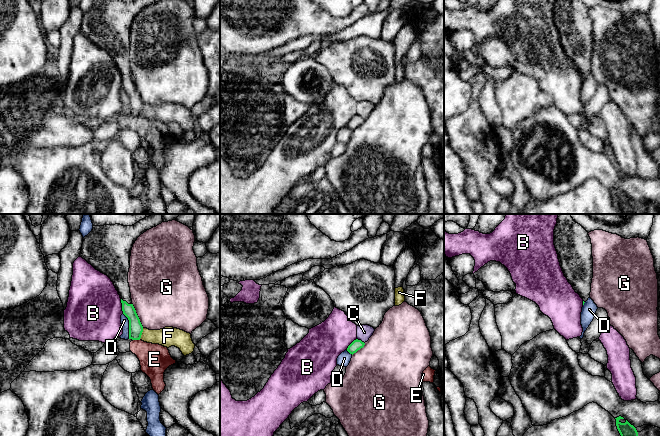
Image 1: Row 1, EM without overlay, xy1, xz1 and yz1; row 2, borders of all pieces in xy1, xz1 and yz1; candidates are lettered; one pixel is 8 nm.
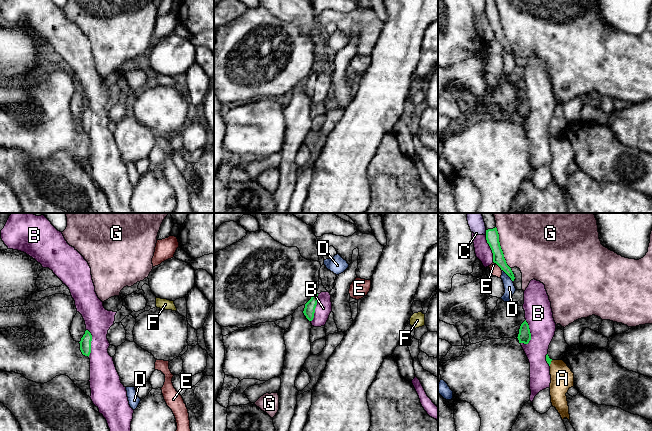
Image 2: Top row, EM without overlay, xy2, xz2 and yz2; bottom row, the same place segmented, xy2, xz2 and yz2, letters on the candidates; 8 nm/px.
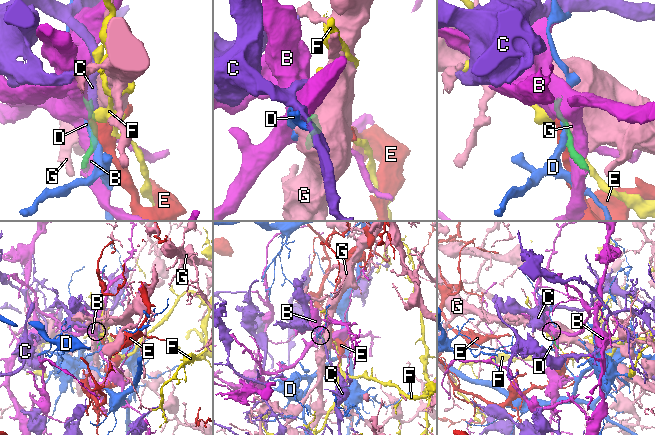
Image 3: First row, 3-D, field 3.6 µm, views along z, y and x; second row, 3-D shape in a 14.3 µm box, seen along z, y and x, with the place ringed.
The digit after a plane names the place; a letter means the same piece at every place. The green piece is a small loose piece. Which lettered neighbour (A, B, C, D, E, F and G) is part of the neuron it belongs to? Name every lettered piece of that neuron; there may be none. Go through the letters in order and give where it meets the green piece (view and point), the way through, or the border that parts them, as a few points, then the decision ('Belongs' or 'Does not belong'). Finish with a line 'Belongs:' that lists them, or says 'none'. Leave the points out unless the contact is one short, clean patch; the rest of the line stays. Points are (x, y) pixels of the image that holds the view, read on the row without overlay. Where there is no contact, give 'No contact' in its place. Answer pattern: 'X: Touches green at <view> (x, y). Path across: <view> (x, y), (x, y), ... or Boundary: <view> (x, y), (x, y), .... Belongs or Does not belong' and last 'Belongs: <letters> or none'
A: Touches green at yz2 (550, 139). Boundary: yz2 (552, 136), (549, 141). Does not belong
B: Touches green at yz2 (529, 108). Does not belong
C: Touches green at xz1 (360, 116). Boundary: xz1 (357, 114), (364, 119). Does not belong
D: Touches green at xy1 (129, 102). Does not belong
E: Touches green at xy1 (136, 115). Boundary: xy1 (133, 115), (139, 116). Does not belong
F: Touches green at xy1 (141, 110). Boundary: xy1 (143, 104), (139, 115). Does not belong
G: Touches green at yz2 (500, 24). Does not belong
Belongs: none

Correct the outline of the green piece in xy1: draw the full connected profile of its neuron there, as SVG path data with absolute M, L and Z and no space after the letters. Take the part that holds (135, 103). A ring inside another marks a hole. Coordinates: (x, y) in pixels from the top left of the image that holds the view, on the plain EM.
M120 0L93 2L92 7L83 14L80 33L85 35L96 46L107 51L113 58L121 74L123 90L129 96L129 115L140 116L143 102L132 80L128 48L130 44L130 32L133 20L137 14L147 6L159 0L134 0L123 2Z

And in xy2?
M86 106L85 110L83 111L79 119L82 130L88 133L91 129L91 117L92 117L92 111L88 106Z

